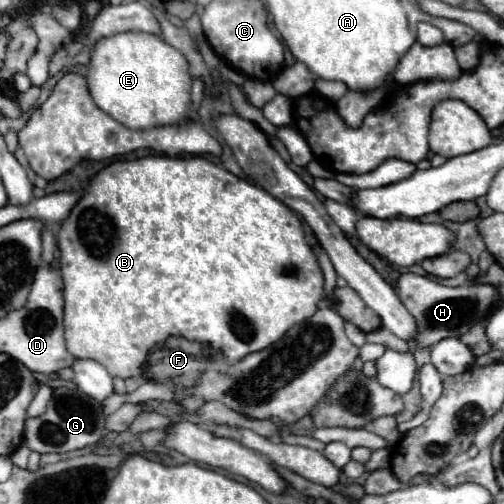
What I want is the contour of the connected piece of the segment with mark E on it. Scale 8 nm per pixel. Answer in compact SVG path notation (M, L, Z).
M127 31L97 39L85 79L95 105L129 129L179 125L189 119L189 91L193 83L189 63L157 35Z

